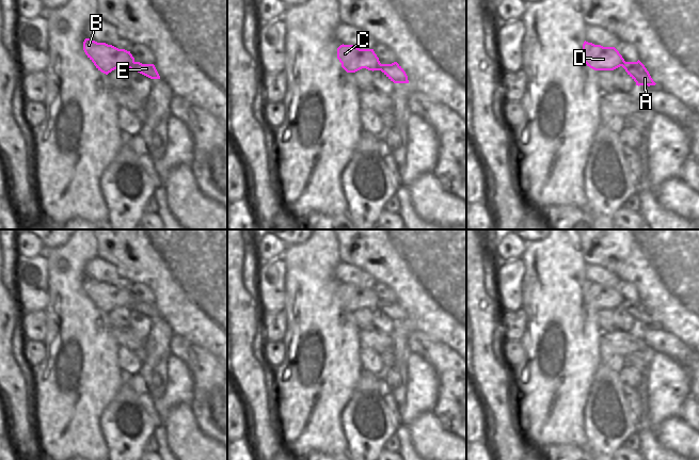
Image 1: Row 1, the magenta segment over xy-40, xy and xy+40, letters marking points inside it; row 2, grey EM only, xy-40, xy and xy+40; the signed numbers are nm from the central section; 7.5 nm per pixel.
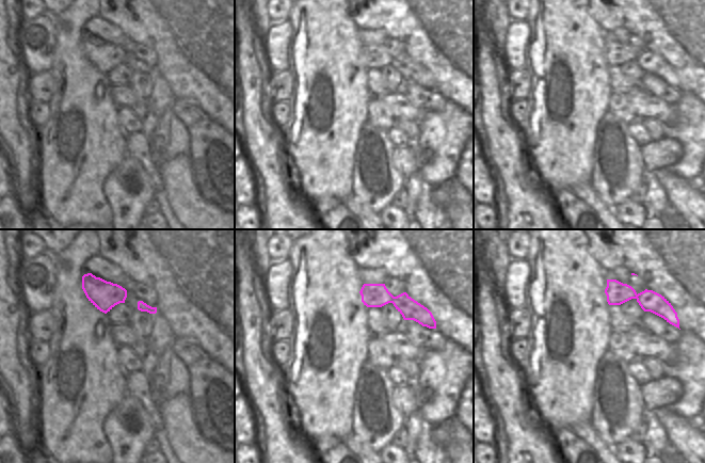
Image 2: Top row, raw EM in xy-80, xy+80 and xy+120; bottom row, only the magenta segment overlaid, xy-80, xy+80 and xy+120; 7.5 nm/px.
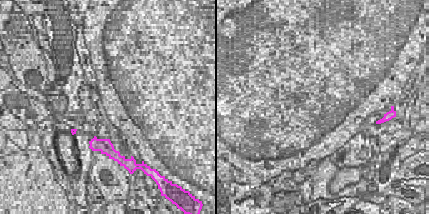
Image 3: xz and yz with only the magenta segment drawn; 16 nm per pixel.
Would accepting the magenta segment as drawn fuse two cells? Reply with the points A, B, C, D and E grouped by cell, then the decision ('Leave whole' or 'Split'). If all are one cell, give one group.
Groups: A E / B C D. Split.

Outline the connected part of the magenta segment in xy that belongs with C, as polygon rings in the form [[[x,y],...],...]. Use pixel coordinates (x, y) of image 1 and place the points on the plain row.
[[[340,284],[337,298],[347,312],[355,312],[362,307],[378,310],[379,297],[374,288],[360,288],[353,284]]]

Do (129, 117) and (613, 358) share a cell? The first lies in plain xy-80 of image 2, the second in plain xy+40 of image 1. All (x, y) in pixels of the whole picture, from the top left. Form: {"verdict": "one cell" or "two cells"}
{"verdict": "one cell"}

